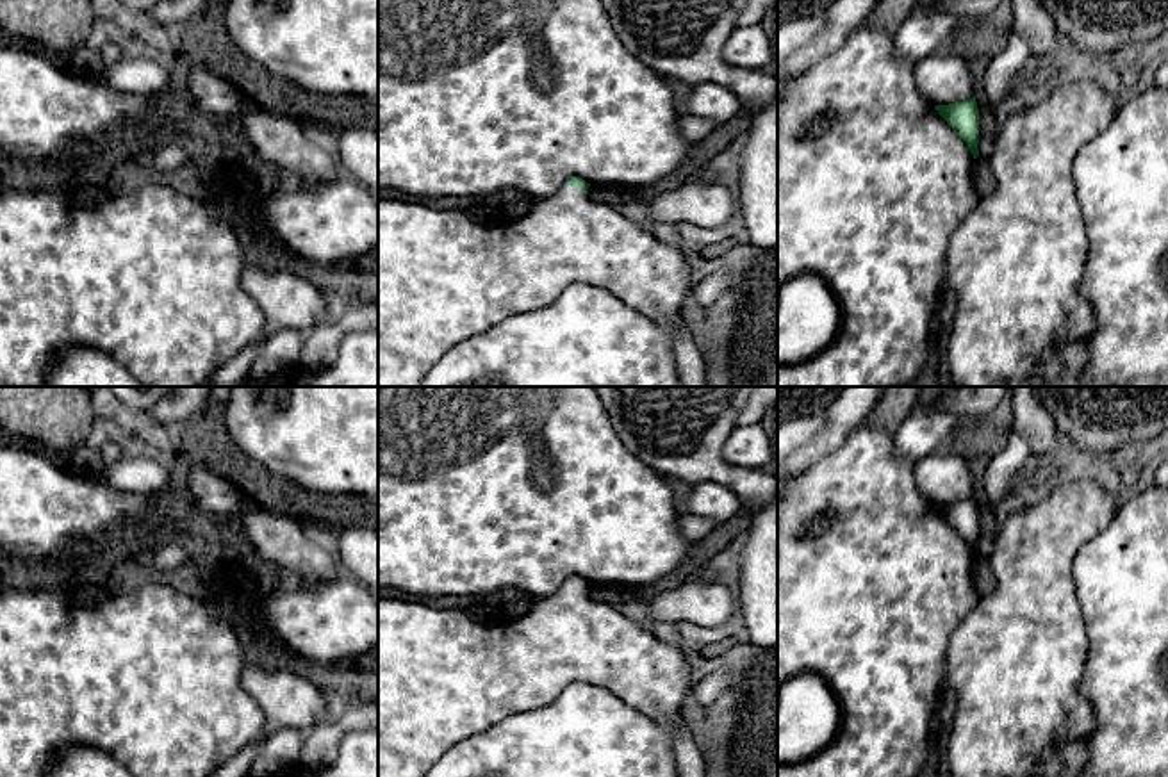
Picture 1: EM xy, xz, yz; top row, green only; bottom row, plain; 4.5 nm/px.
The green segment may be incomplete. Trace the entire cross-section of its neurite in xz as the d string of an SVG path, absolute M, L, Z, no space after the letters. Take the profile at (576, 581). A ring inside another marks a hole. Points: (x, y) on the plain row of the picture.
M572 576L553 595L503 627L473 620L460 609L378 597L378 777L426 777L428 770L457 743L481 734L522 711L551 706L571 683L612 691L631 707L672 731L679 777L706 777L706 745L681 720L694 684L687 650L660 642L653 631L624 617L613 604L588 595L583 577Z

